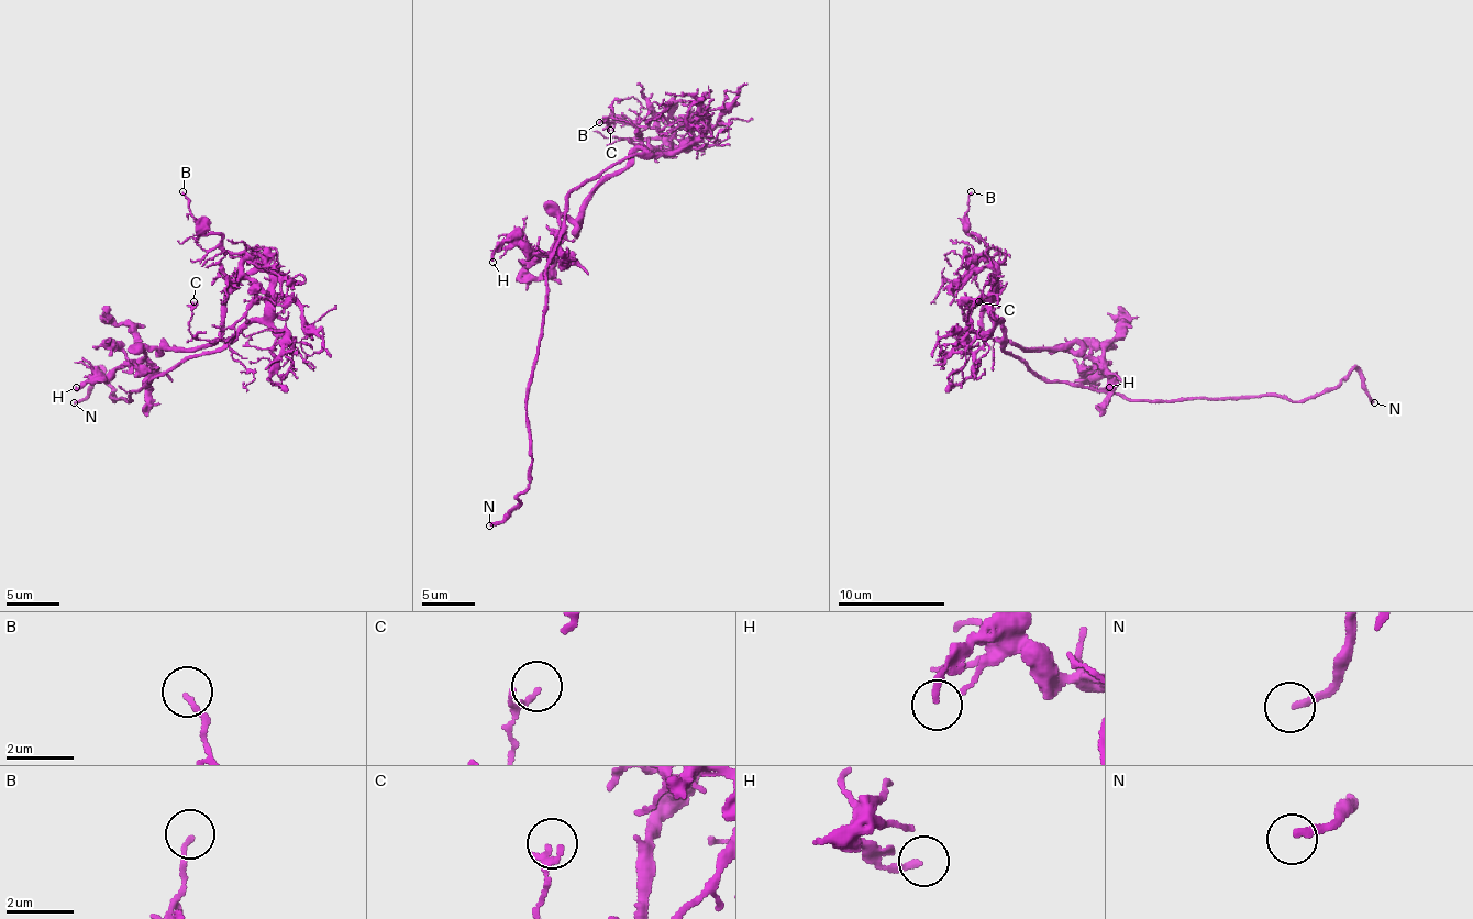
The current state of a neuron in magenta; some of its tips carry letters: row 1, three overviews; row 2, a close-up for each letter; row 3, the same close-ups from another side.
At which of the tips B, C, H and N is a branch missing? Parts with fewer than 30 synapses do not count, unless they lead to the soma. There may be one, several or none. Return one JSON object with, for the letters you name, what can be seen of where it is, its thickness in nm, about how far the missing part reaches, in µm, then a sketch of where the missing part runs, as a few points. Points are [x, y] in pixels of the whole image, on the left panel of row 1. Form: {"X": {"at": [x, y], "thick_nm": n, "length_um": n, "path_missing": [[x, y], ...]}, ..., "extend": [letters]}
{"N": {"at": [74, 402], "thick_nm": 200, "length_um": 30}, "extend": ["N"]}

